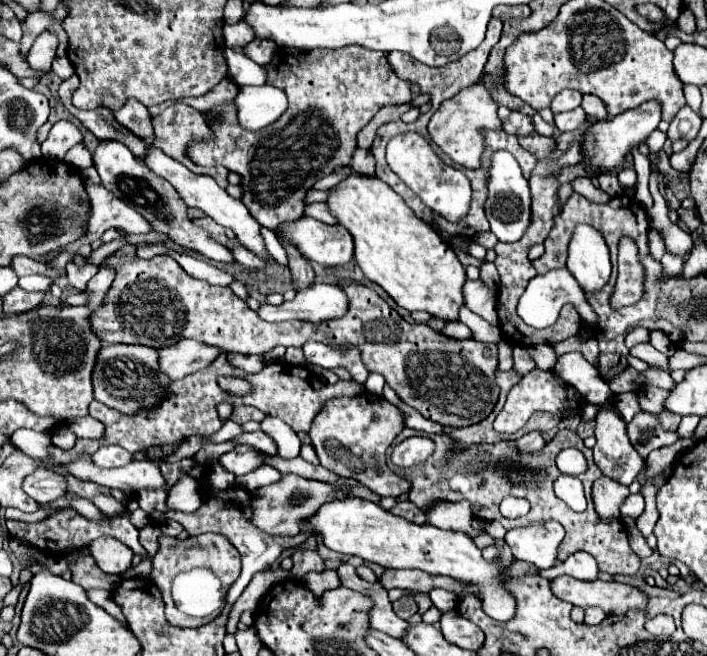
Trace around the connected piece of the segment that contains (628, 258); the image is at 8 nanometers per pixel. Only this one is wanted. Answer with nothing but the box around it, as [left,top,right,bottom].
[610,238,644,310]

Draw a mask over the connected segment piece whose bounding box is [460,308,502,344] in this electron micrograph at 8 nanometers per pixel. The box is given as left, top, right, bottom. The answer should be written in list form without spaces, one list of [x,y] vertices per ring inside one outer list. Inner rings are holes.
[[[462,308],[460,310],[460,322],[464,322],[470,330],[472,330],[472,336],[474,340],[480,340],[480,342],[494,342],[498,344],[500,342],[500,328],[498,326],[492,326],[488,324],[484,318],[480,318],[478,314],[474,314],[472,310],[468,308]]]

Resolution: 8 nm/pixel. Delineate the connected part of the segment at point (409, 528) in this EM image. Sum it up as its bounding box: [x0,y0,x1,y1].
[302,498,516,622]

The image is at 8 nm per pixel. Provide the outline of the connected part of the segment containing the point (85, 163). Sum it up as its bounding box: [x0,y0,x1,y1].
[64,144,92,172]

